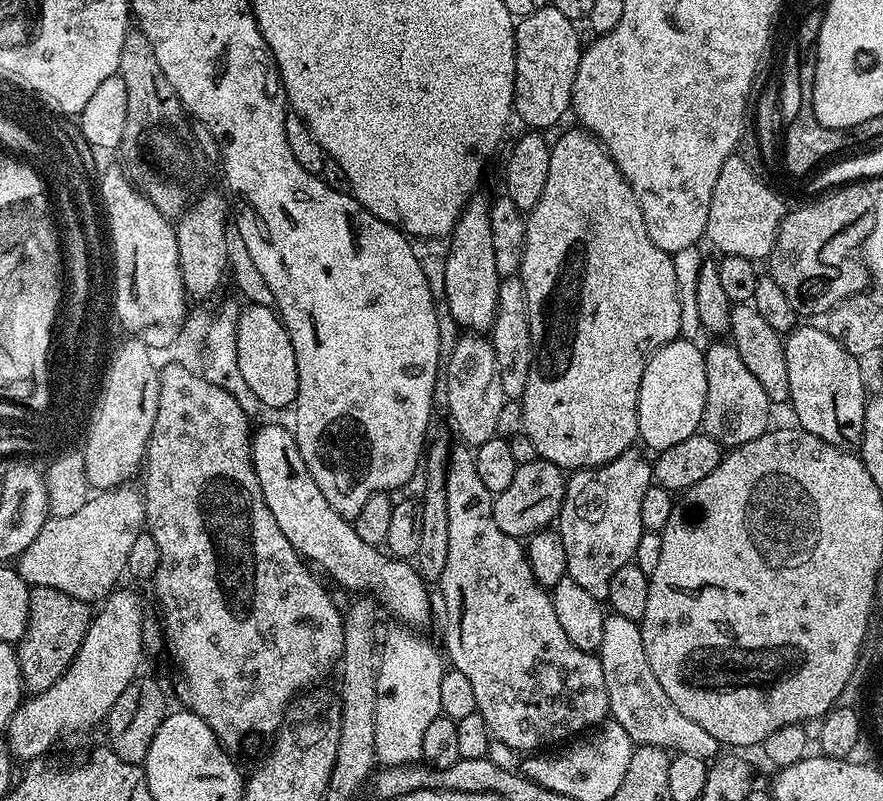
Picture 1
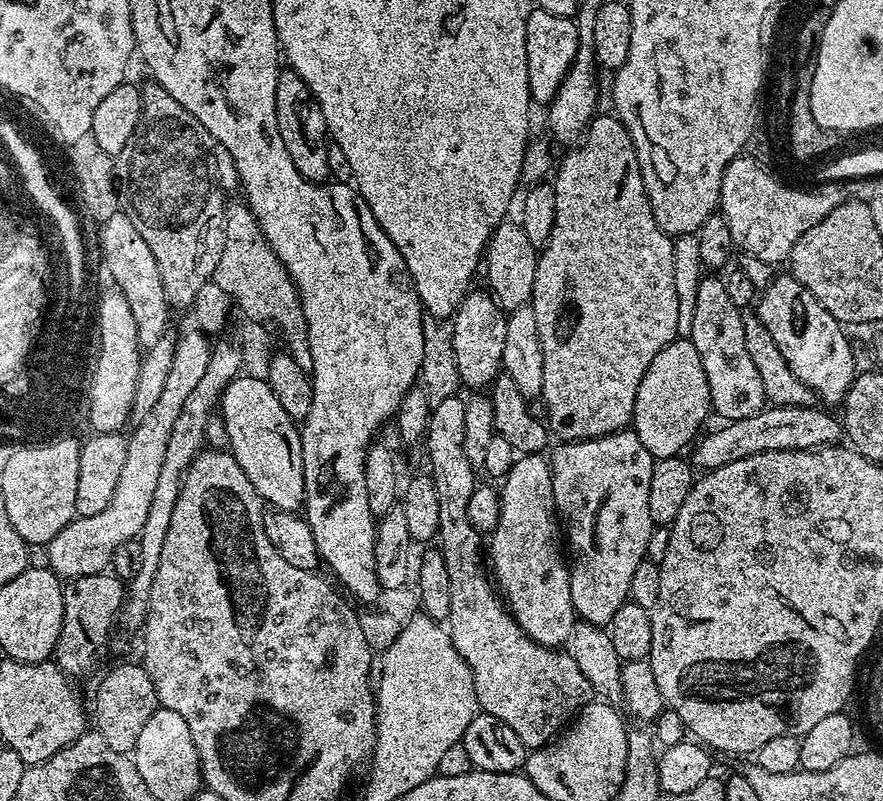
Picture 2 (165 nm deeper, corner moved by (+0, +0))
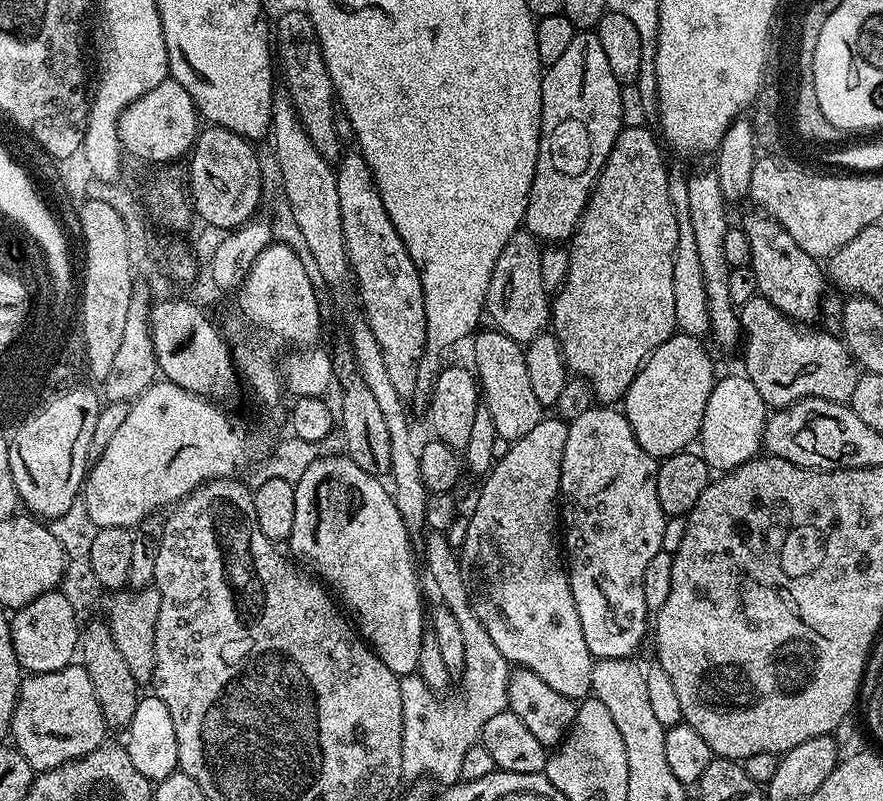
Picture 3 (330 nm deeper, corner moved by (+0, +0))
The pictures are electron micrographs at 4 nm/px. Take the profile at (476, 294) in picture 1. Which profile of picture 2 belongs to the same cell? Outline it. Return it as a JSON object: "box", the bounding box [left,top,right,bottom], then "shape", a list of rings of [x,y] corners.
{"box":[450,290,507,390],"shape":[[[469,290],[457,306],[455,314],[450,318],[452,336],[450,342],[454,346],[456,364],[461,383],[472,390],[489,387],[501,371],[502,351],[506,346],[507,315],[497,304],[492,293],[487,290]]]}

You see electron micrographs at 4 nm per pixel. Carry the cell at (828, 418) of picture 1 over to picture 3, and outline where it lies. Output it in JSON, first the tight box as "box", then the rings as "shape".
{"box":[742,214,826,322],"shape":[[[763,214],[748,216],[742,221],[744,233],[750,238],[750,258],[754,278],[758,278],[758,293],[782,314],[797,322],[812,322],[820,312],[820,295],[824,292],[826,276],[817,257],[806,254],[777,220]]]}

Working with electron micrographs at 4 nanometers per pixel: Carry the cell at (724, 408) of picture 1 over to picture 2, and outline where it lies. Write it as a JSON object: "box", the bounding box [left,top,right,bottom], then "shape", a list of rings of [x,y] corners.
{"box":[690,274,766,421],"shape":[[[708,274],[698,282],[690,339],[698,358],[702,358],[702,370],[706,370],[712,412],[720,415],[721,421],[750,418],[750,414],[758,414],[766,407],[762,378],[758,378],[758,370],[754,370],[754,361],[746,351],[744,312],[734,306],[719,275]]]}

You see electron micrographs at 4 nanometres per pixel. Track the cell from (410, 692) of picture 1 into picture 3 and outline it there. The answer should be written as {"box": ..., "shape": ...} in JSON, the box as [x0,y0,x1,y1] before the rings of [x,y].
{"box":[400,531,510,782],"shape":[[[429,531],[423,537],[424,540],[424,564],[440,591],[439,599],[452,611],[454,618],[458,618],[458,626],[462,626],[462,634],[466,640],[466,654],[464,655],[464,709],[455,716],[448,704],[440,701],[441,697],[428,688],[426,682],[419,674],[405,676],[400,682],[400,693],[402,694],[402,766],[401,773],[408,776],[437,776],[444,782],[452,782],[460,775],[462,754],[466,747],[466,740],[463,740],[464,732],[479,729],[488,717],[505,711],[508,707],[508,677],[510,665],[508,659],[490,642],[490,634],[482,626],[482,622],[474,614],[472,603],[468,600],[468,587],[464,581],[464,573],[460,571],[460,557],[455,547],[448,545],[449,537],[443,532]]]}

